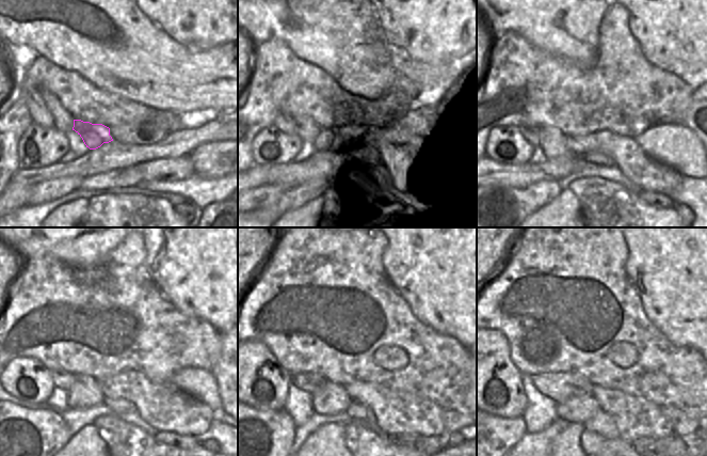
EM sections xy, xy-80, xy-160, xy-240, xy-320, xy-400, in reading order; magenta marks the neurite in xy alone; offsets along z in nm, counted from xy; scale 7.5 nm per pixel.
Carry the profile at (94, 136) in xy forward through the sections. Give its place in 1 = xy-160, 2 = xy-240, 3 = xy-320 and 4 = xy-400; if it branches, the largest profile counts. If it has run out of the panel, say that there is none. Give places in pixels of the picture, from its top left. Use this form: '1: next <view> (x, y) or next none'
1: next xy-160 (595, 158)
2: next xy-240 (117, 405)
3: next xy-320 (359, 413)
4: next xy-400 (601, 423)

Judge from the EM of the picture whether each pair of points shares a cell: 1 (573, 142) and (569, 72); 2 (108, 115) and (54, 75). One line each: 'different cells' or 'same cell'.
1: different cells
2: same cell

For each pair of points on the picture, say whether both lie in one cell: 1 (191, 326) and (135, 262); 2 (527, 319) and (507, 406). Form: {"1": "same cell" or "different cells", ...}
{"1": "same cell", "2": "different cells"}

